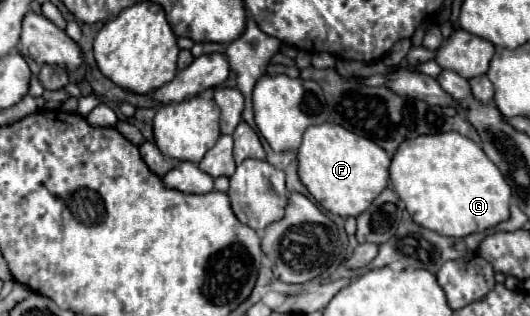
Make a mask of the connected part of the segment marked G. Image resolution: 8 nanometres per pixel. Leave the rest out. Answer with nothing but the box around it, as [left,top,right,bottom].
[389,131,511,237]

